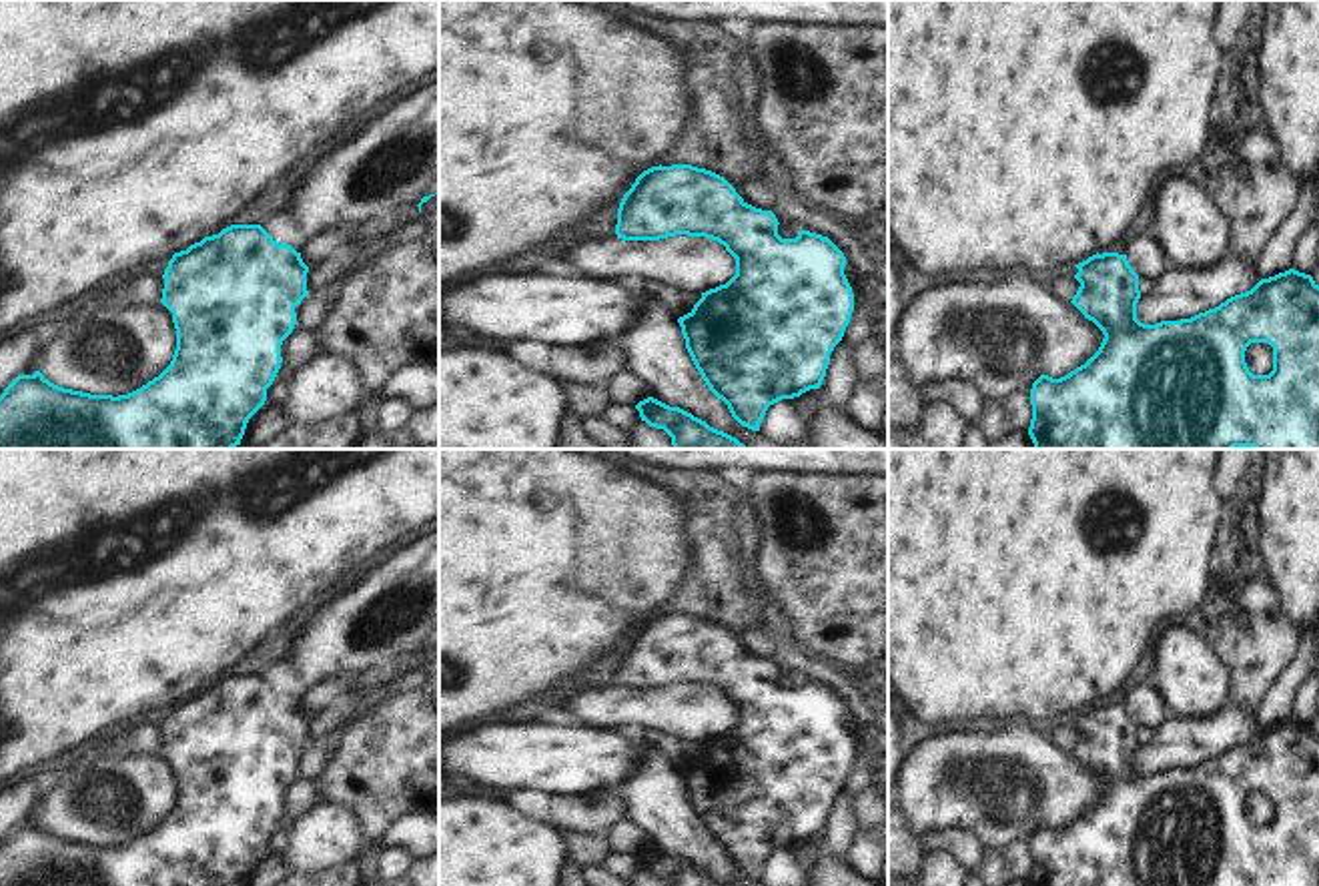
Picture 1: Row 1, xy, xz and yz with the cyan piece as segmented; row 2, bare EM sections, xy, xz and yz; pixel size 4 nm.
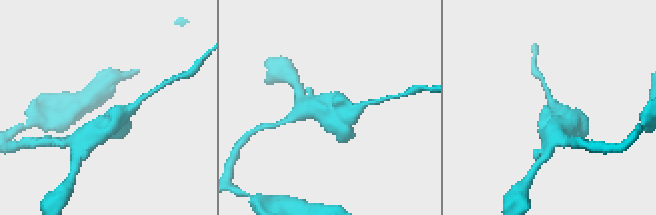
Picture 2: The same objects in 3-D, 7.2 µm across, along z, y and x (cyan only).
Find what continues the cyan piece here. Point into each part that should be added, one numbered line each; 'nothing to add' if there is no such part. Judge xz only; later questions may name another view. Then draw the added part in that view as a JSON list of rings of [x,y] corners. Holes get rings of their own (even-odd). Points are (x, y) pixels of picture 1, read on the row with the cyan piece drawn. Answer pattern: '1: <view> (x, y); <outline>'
nothing to add

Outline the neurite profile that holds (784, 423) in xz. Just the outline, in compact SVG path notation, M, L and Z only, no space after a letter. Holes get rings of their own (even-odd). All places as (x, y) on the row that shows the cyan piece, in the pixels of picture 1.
M792 399L768 407L760 431L774 443L796 445L806 437L806 419Z

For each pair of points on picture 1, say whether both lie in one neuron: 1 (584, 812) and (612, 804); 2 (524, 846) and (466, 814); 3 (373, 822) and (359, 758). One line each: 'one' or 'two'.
1: one
2: one
3: one

